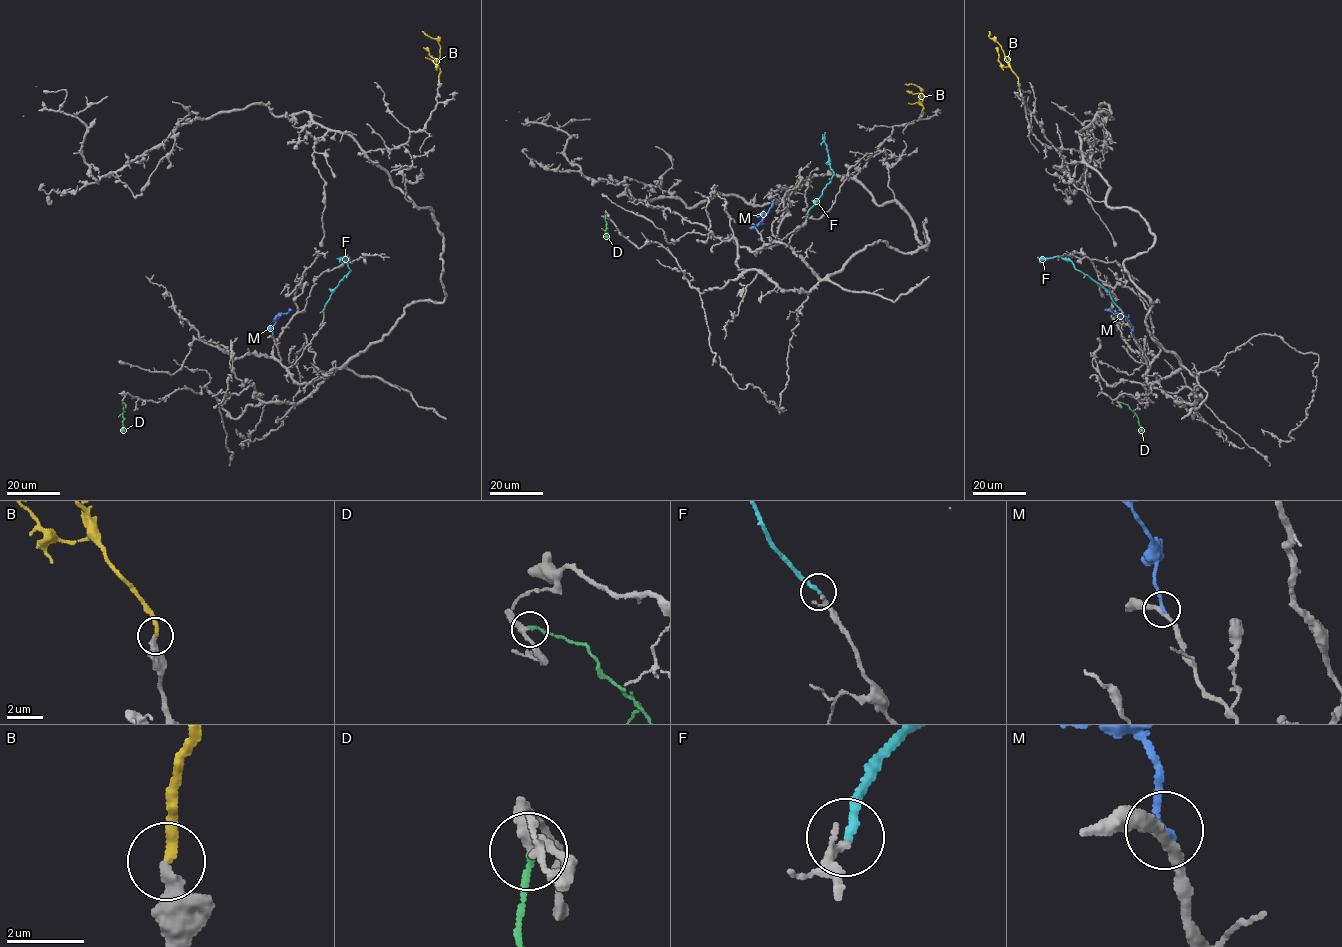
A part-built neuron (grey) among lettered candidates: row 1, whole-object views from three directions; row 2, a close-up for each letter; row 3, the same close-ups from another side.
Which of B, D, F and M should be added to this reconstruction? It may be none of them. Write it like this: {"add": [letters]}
{"add": ["B", "F", "M"]}

